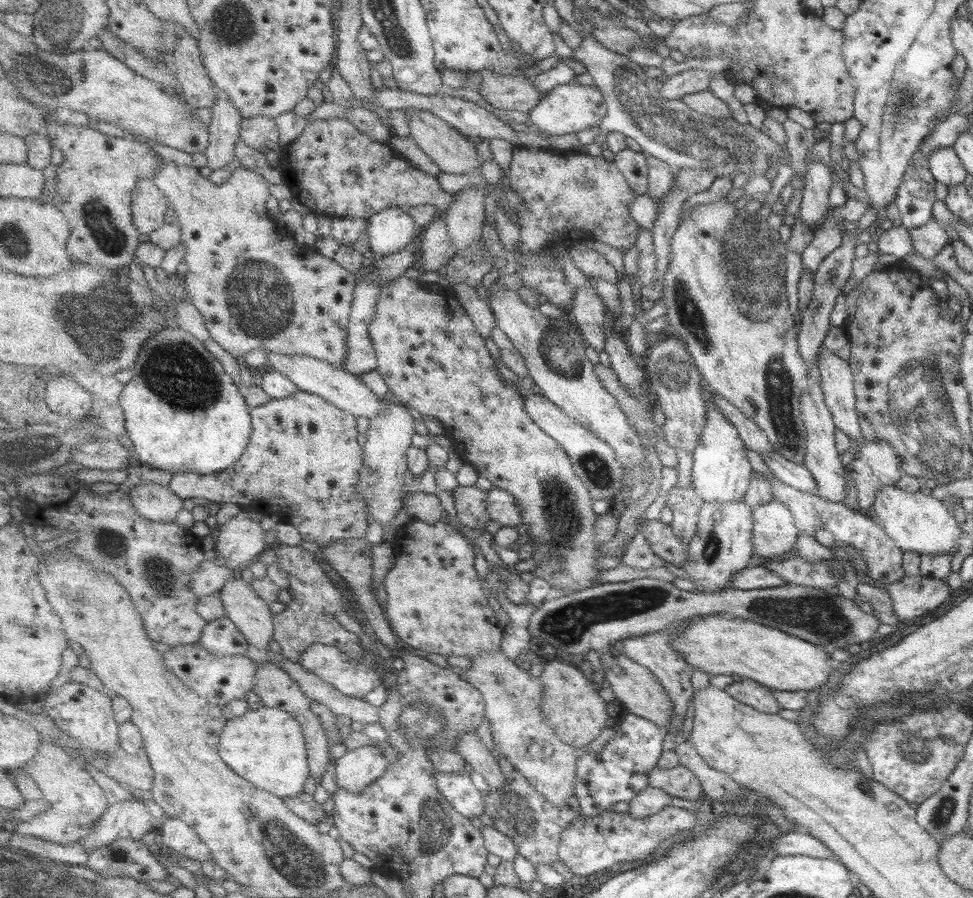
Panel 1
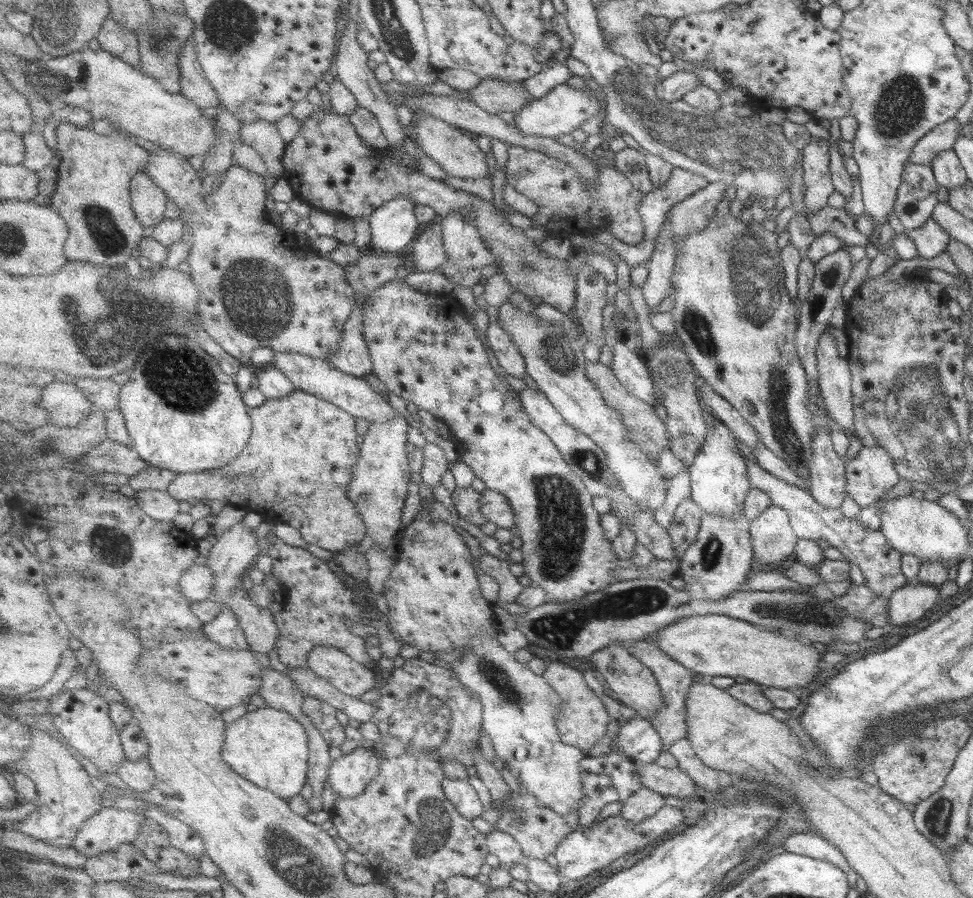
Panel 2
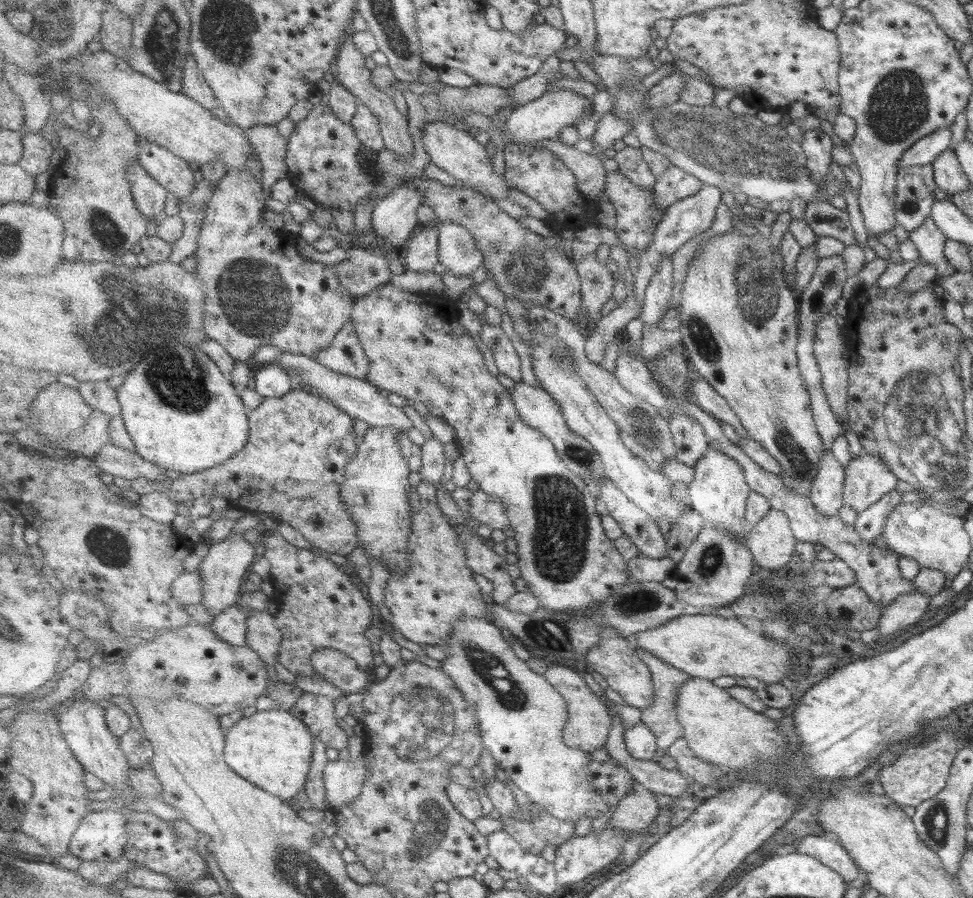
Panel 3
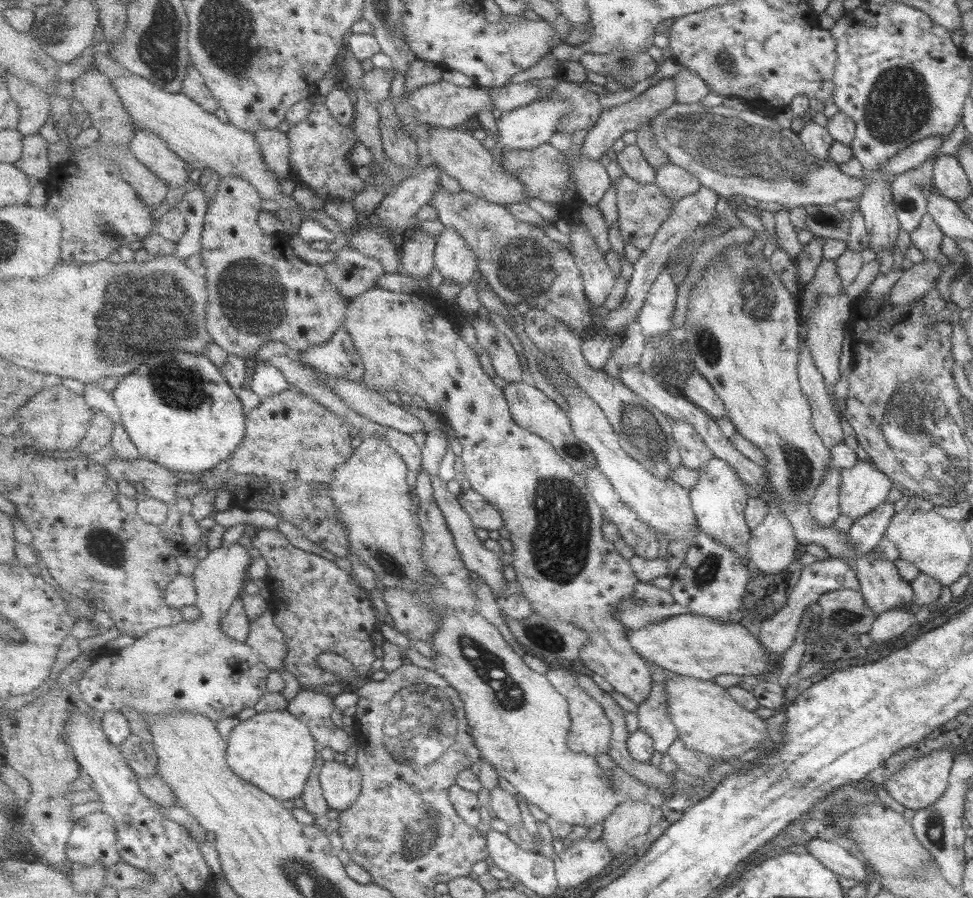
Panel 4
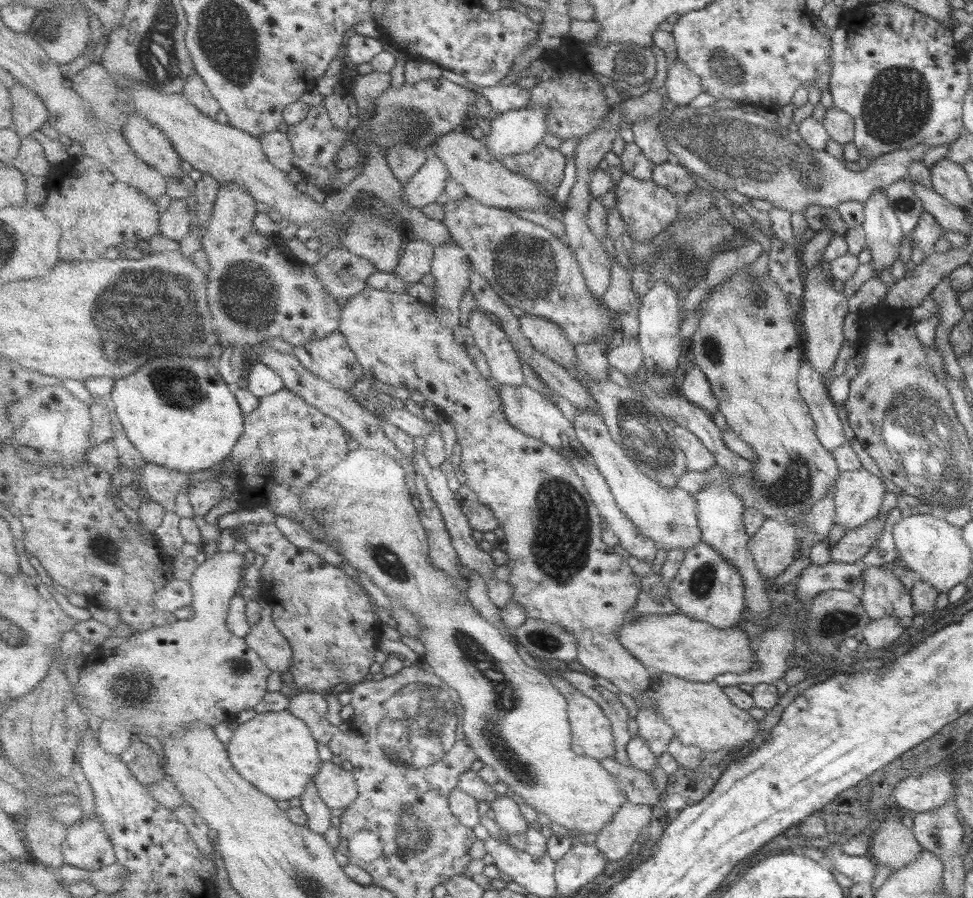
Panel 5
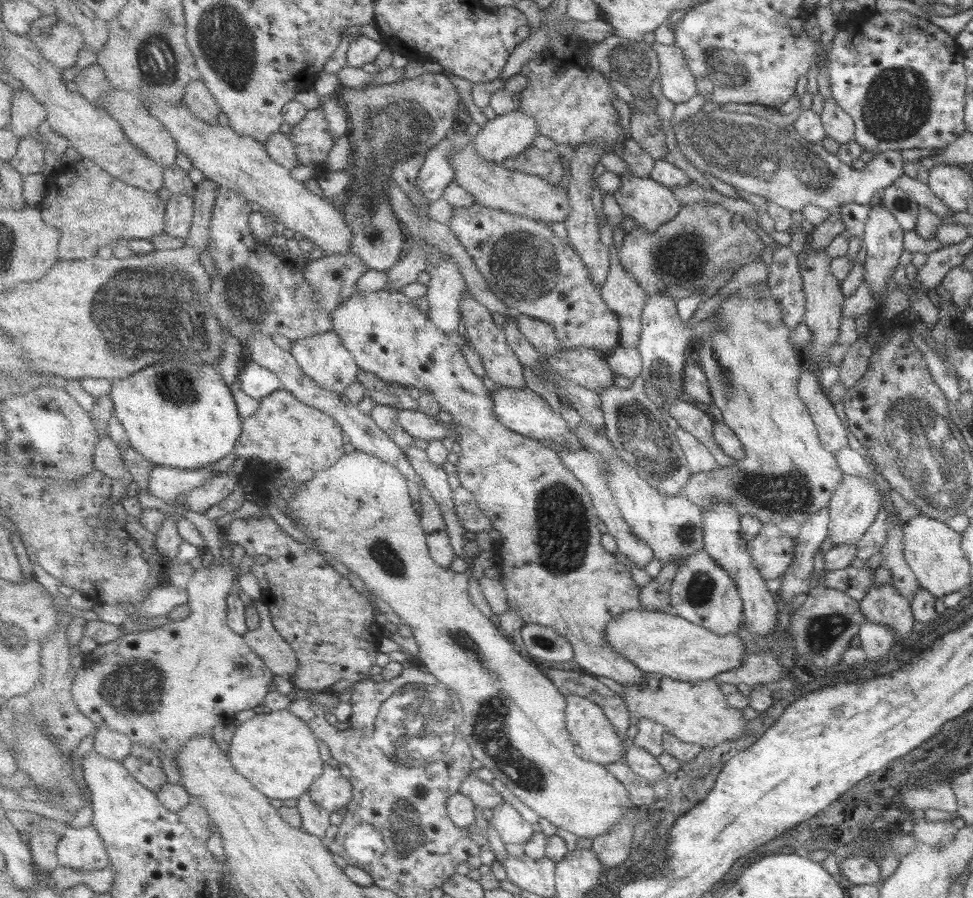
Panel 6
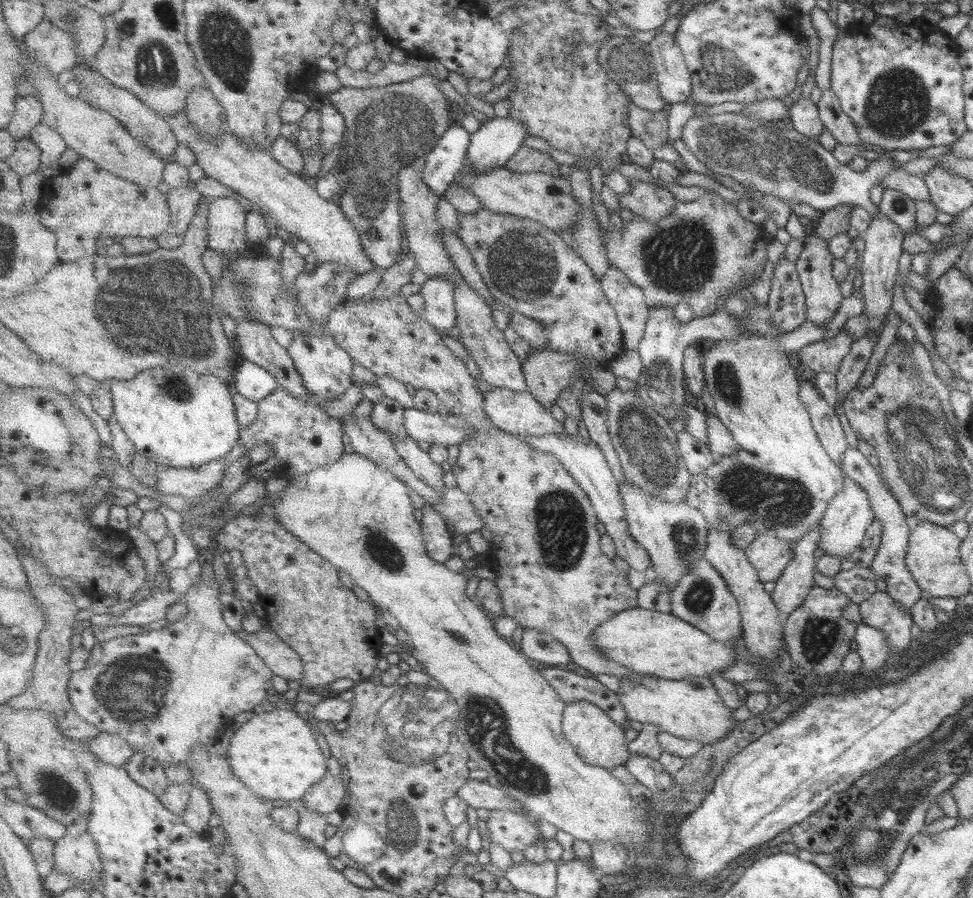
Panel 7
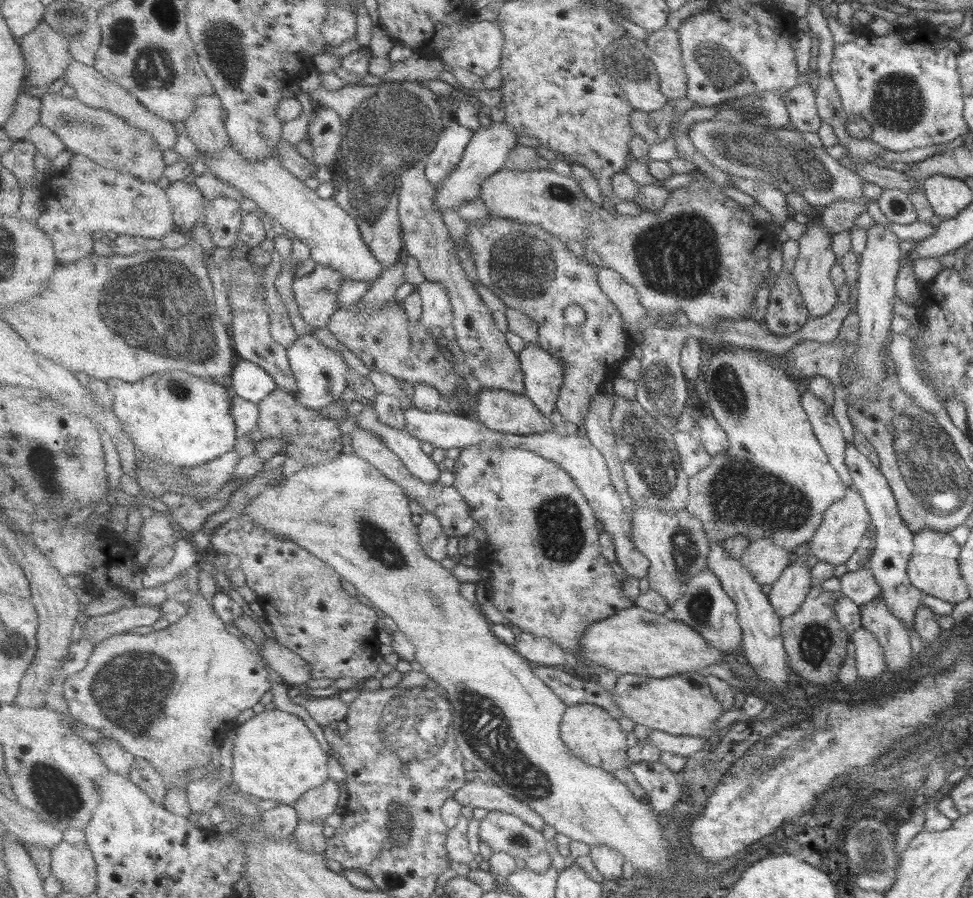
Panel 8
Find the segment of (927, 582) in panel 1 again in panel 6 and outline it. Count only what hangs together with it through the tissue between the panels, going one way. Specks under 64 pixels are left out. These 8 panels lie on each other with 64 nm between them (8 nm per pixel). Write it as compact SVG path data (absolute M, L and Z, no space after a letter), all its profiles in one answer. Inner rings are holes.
M864 621L860 625L858 636L860 636L861 650L867 663L871 665L885 658L895 644L894 632L888 626L876 622Z

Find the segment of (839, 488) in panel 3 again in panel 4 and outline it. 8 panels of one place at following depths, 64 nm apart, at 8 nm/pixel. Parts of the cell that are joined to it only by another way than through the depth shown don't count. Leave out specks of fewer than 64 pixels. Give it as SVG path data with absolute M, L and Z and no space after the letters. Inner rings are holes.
M834 464L826 476L822 478L822 484L818 486L812 502L808 504L808 513L821 527L826 529L834 524L841 514L840 510L840 468Z

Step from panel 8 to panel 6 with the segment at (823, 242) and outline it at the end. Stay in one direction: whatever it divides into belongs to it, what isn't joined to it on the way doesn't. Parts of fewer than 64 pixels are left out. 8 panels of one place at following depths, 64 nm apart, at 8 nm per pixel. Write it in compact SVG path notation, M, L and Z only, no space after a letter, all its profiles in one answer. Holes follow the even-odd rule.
M825 249L818 251L806 251L800 256L800 274L803 282L803 291L805 296L805 312L803 323L806 324L812 332L812 342L808 344L809 362L811 368L822 369L827 366L824 362L826 351L830 345L836 344L838 339L839 327L841 324L842 307L844 307L845 296L840 288L840 281L832 274L830 264L832 257L826 253Z

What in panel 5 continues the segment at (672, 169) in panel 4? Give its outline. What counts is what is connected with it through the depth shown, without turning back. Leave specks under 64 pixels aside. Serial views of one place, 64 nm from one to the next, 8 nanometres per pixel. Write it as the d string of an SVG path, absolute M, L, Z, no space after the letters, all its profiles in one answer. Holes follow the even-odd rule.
M669 161L657 165L653 180L661 186L667 187L676 196L684 199L684 193L696 191L696 180L679 162L672 164Z

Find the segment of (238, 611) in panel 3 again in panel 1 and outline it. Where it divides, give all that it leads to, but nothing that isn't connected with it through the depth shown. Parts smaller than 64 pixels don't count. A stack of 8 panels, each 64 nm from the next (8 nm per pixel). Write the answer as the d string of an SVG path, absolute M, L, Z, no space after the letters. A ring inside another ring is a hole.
M228 614L209 622L200 641L217 656L249 655L253 646L244 631Z

